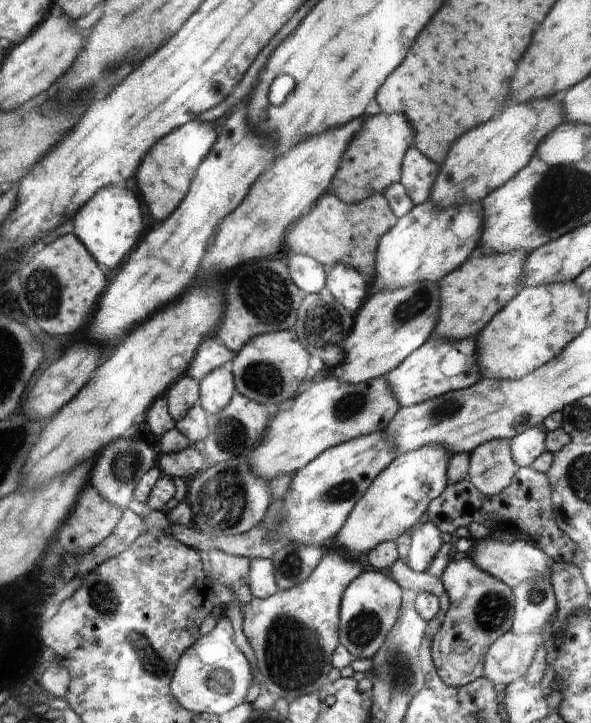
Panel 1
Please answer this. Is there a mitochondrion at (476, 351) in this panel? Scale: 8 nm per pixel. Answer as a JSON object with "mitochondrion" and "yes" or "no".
{"mitochondrion":"no"}

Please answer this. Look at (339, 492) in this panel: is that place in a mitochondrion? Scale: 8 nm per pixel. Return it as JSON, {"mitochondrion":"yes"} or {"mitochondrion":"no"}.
{"mitochondrion":"yes"}

